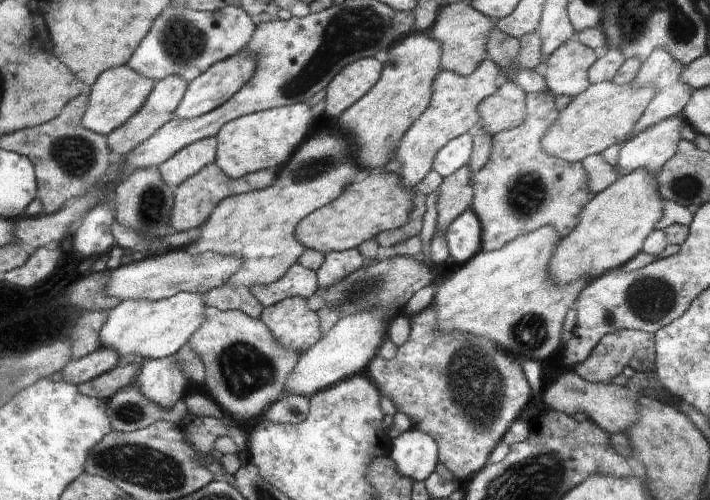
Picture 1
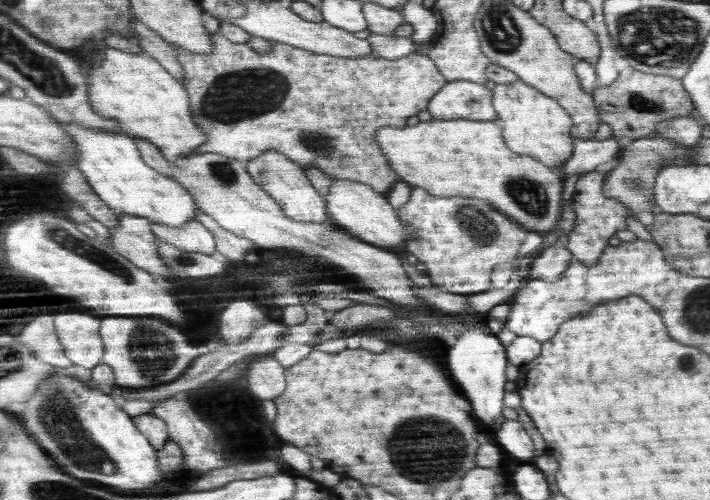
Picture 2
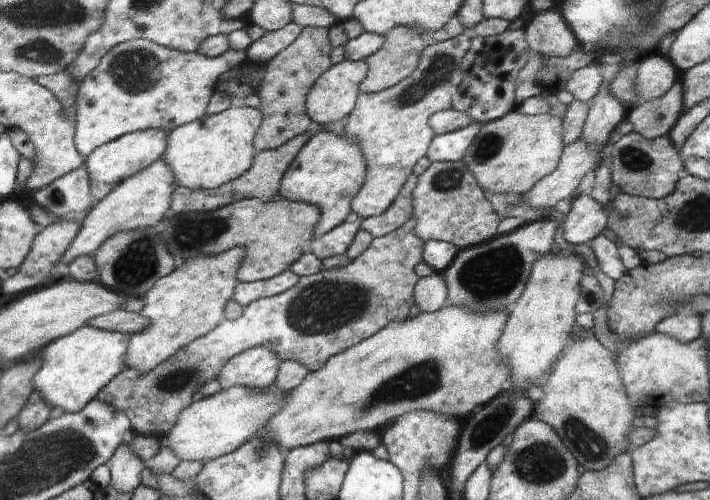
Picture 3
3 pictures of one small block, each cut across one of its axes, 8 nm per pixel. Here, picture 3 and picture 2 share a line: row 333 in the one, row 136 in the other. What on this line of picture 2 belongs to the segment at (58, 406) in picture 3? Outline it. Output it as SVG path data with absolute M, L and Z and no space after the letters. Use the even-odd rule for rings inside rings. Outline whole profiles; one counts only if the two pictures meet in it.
M66 122L62 123L62 127L78 147L79 162L76 167L82 171L97 195L117 214L132 214L174 228L182 228L195 218L199 208L194 192L146 164L132 138Z

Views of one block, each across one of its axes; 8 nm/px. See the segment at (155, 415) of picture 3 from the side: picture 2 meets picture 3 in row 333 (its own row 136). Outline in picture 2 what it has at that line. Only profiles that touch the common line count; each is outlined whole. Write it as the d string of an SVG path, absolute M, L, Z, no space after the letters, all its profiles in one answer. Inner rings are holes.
M218 31L212 34L213 38L213 52L210 55L195 54L189 51L180 52L179 62L184 68L184 78L182 83L185 90L190 95L190 114L193 114L194 122L200 129L206 131L208 140L206 144L196 148L195 155L213 153L225 155L227 158L240 162L248 162L260 157L263 153L268 153L268 150L278 150L285 158L291 162L297 163L297 166L304 169L317 169L331 180L352 180L352 182L362 182L368 186L373 187L378 192L386 192L390 190L390 186L398 180L398 174L389 166L387 156L383 154L378 141L376 141L376 132L380 128L392 126L392 128L404 128L406 120L410 116L416 116L418 112L425 112L428 109L429 103L434 96L446 86L447 78L438 70L437 64L430 59L426 54L419 55L418 53L410 54L409 56L398 58L390 61L384 58L374 58L372 55L368 57L359 58L336 58L328 56L328 54L315 54L302 48L295 48L290 44L282 44L281 42L272 41L273 50L270 53L261 54L261 52L254 51L252 47L247 46L246 43L235 43L228 38L225 38Z

